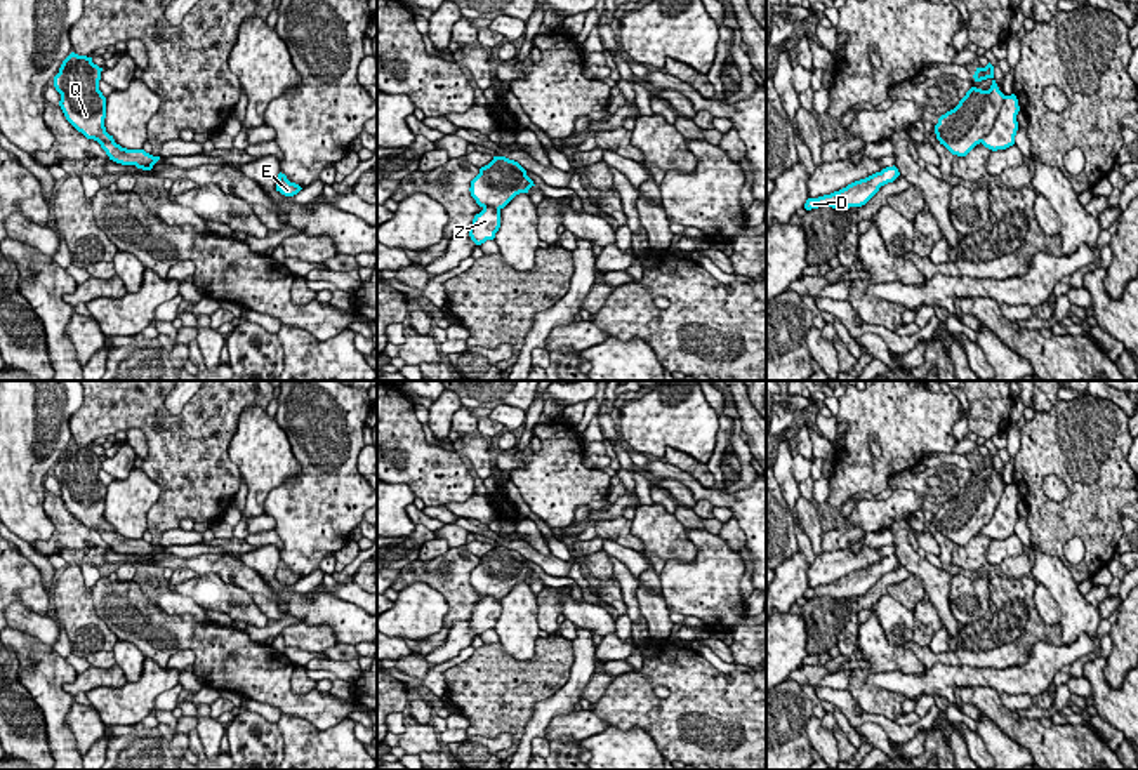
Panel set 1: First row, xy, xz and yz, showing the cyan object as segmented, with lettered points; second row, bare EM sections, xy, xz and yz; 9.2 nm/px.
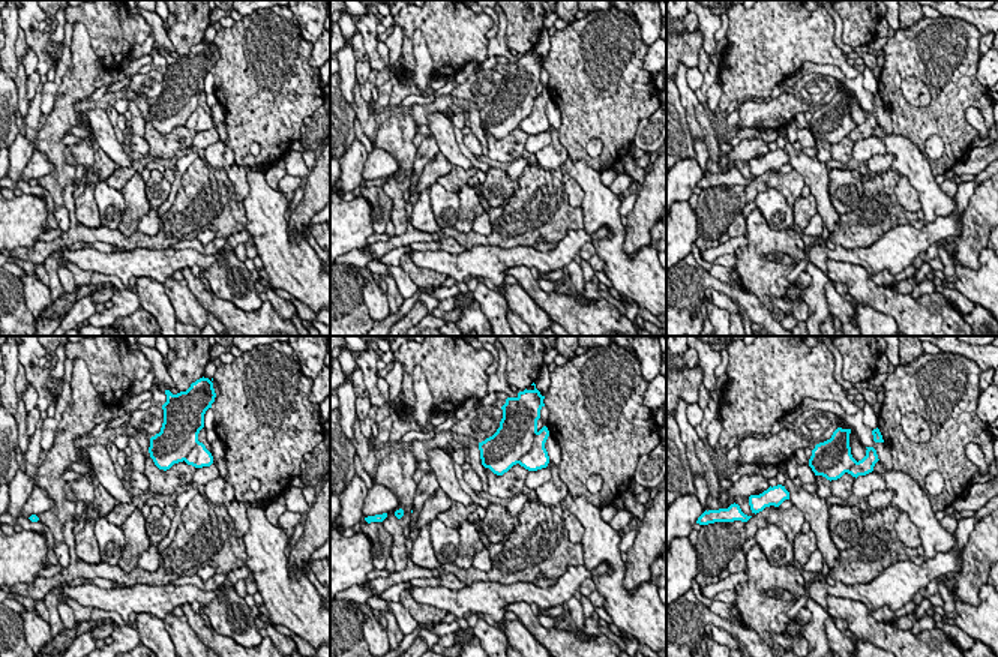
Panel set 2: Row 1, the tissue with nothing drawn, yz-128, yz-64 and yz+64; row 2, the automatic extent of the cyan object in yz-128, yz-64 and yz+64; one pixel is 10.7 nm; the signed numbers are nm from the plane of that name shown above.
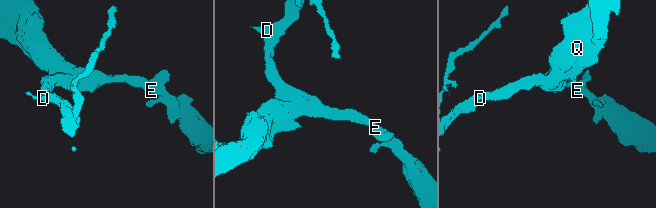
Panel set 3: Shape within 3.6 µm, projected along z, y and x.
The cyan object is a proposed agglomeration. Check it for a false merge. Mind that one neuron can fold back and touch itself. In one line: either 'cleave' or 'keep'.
cleave

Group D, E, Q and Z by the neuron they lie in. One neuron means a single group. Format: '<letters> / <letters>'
D E Q / Z

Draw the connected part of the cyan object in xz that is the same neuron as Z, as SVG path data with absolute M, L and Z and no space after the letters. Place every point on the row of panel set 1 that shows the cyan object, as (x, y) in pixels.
M485 207L480 214L474 216L469 228L469 236L476 245L493 240L495 233L500 228L500 210Z

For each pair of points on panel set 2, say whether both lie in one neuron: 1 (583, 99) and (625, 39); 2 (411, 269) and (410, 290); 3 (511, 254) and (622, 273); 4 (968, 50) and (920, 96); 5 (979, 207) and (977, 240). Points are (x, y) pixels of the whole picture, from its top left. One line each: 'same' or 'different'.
1: same
2: different
3: different
4: different
5: same

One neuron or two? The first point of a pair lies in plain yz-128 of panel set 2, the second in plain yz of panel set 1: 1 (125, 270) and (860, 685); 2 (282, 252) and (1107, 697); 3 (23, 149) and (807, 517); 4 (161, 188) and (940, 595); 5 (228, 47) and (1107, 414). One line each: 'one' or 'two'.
1: two
2: one
3: two
4: two
5: one

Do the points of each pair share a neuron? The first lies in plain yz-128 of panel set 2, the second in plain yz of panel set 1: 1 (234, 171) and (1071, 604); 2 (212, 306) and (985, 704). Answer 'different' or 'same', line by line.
1: different
2: same

